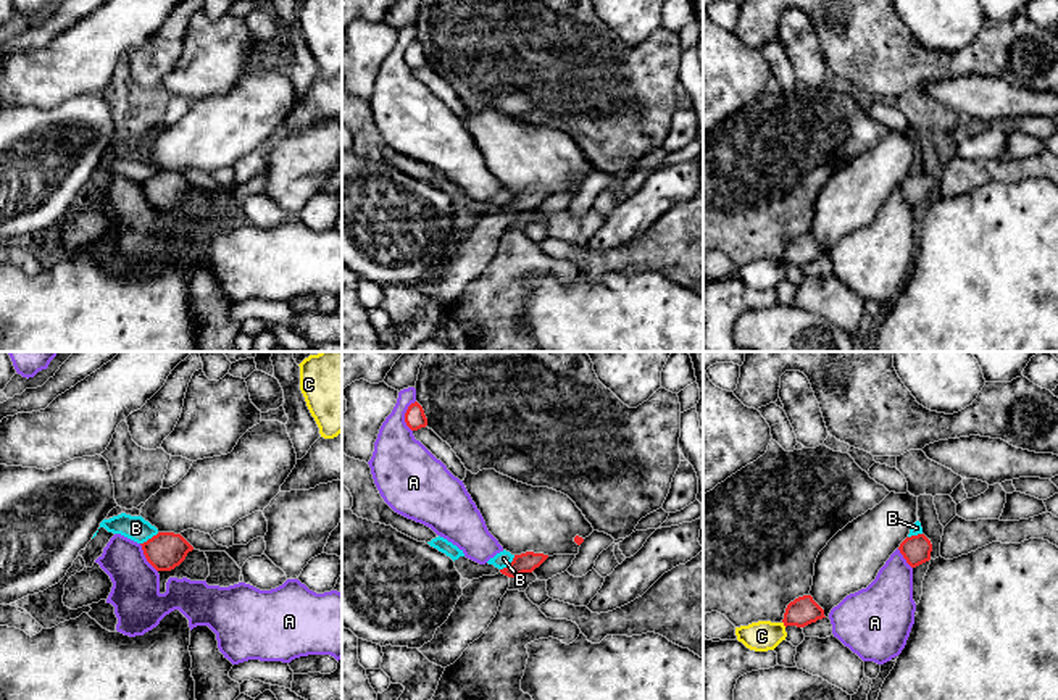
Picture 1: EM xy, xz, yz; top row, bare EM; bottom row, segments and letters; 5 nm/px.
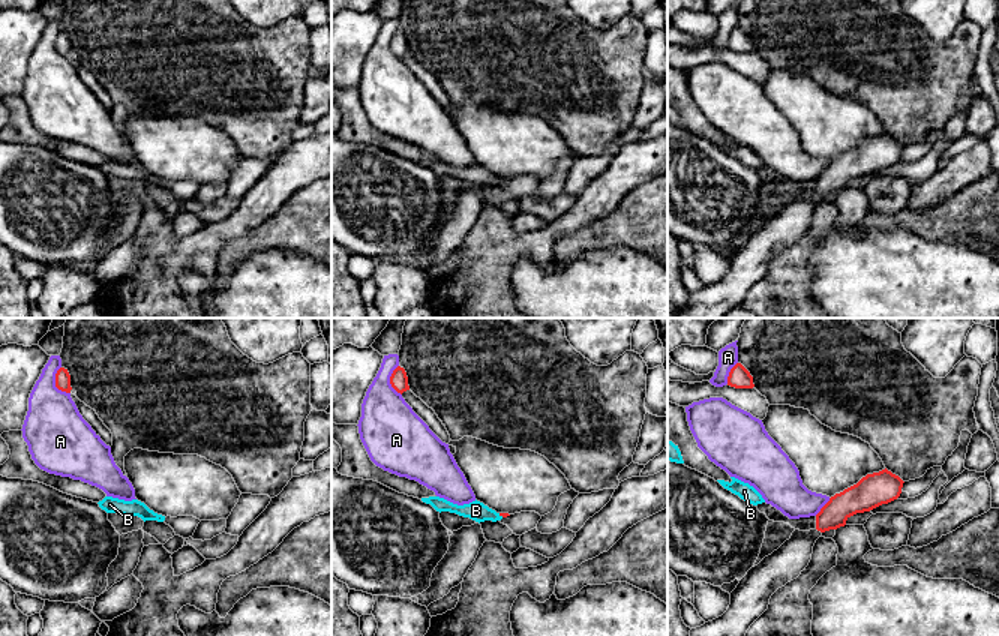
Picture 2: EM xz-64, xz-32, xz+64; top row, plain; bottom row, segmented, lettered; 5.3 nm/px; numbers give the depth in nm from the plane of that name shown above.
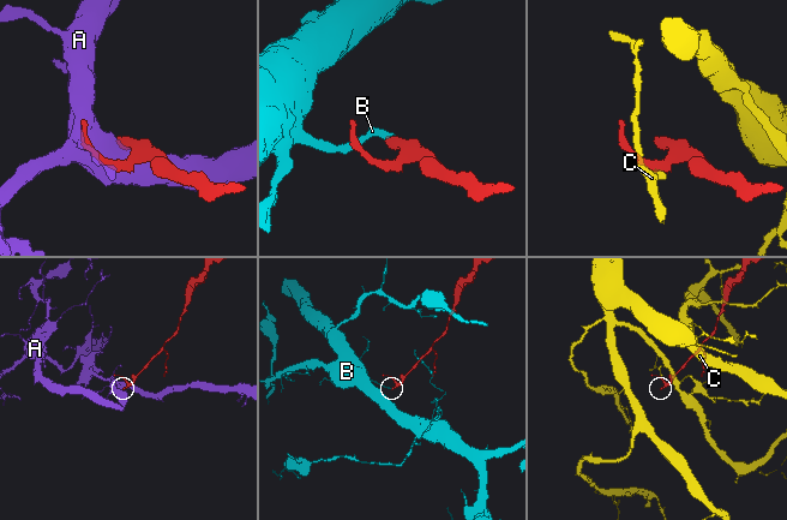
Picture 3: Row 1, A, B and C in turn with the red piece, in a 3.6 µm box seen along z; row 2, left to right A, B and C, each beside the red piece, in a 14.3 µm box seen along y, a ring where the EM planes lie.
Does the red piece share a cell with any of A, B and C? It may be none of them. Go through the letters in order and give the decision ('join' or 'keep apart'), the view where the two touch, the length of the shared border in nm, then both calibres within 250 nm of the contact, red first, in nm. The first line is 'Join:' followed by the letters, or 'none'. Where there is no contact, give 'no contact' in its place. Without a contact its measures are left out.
Join: none
A: keep apart; meets red in xz; contact 160 nm long; 110 nm thick on the red side, 300 nm on the other
B: keep apart; meets red in xy; contact 110 nm long; 190 nm thick on the red side, 120 nm on the other
C: keep apart; meets red in yz; contact 40 nm long; 140 nm thick on the red side, 150 nm on the other

